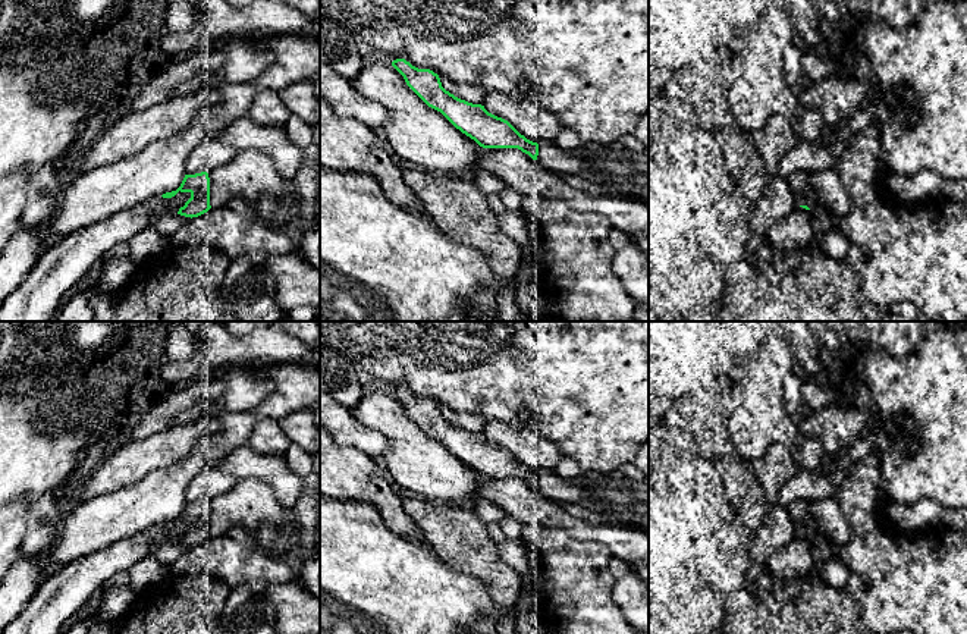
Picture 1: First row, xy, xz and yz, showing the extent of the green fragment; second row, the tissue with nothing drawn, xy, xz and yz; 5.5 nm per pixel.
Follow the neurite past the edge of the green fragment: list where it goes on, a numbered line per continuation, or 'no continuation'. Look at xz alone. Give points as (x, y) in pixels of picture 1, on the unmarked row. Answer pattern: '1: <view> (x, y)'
1: xz (609, 493)

